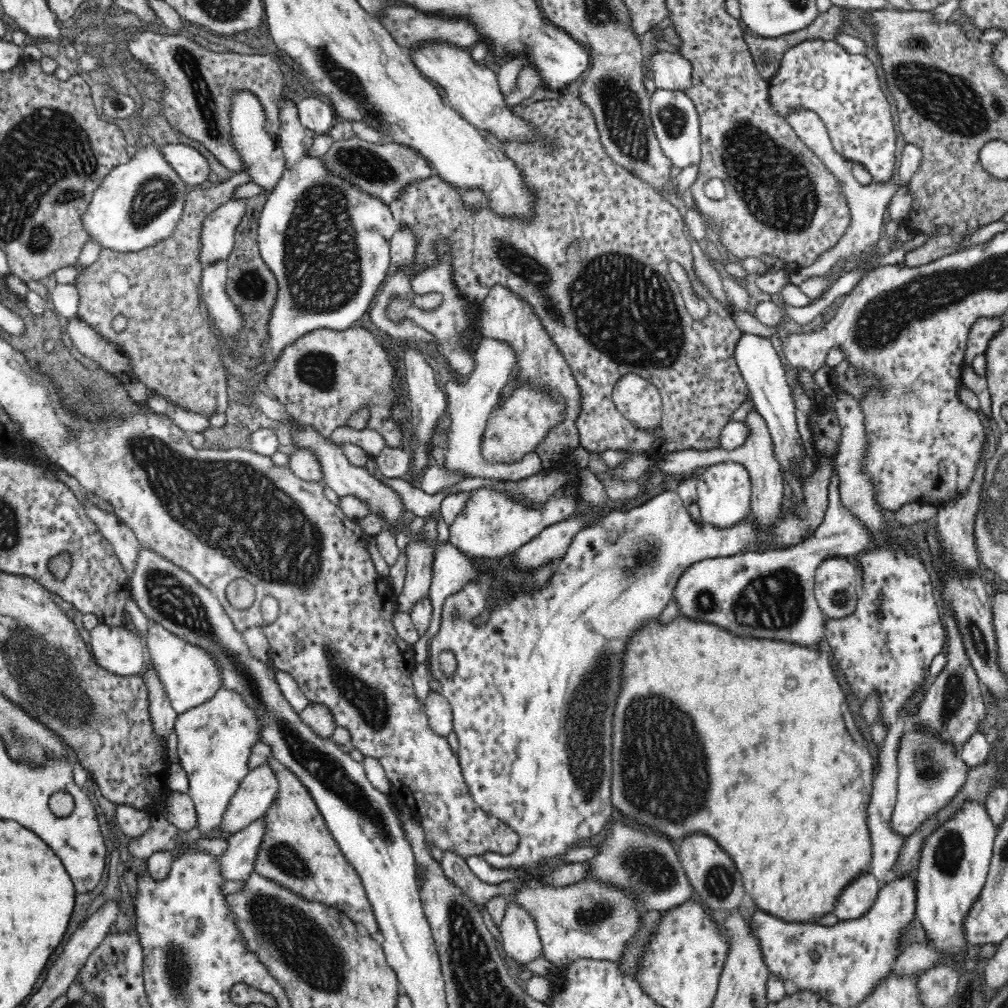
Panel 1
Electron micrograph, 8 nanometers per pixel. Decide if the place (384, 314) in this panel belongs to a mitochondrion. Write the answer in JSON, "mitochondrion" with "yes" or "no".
{"mitochondrion":"no"}

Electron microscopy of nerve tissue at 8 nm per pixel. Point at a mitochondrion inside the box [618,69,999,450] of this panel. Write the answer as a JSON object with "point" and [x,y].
{"point":[772,180]}

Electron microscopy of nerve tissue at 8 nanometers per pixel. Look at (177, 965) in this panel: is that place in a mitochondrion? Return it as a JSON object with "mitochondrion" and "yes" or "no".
{"mitochondrion":"yes"}

